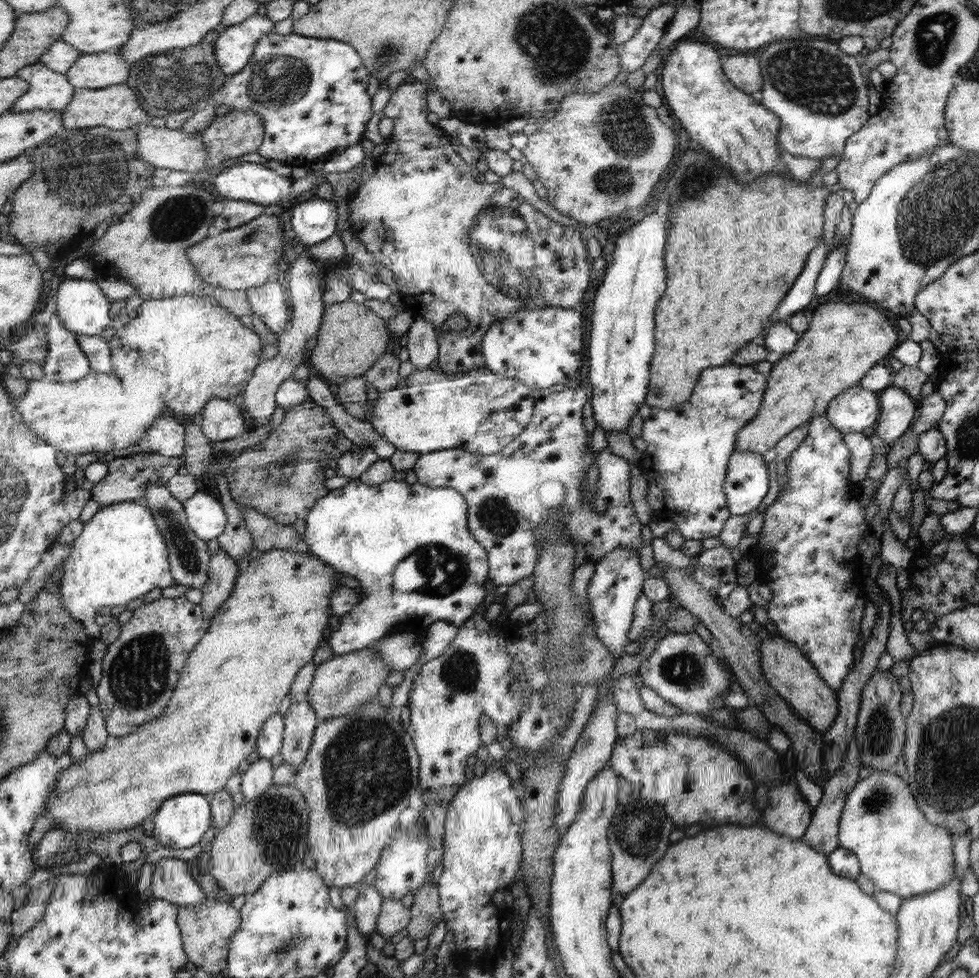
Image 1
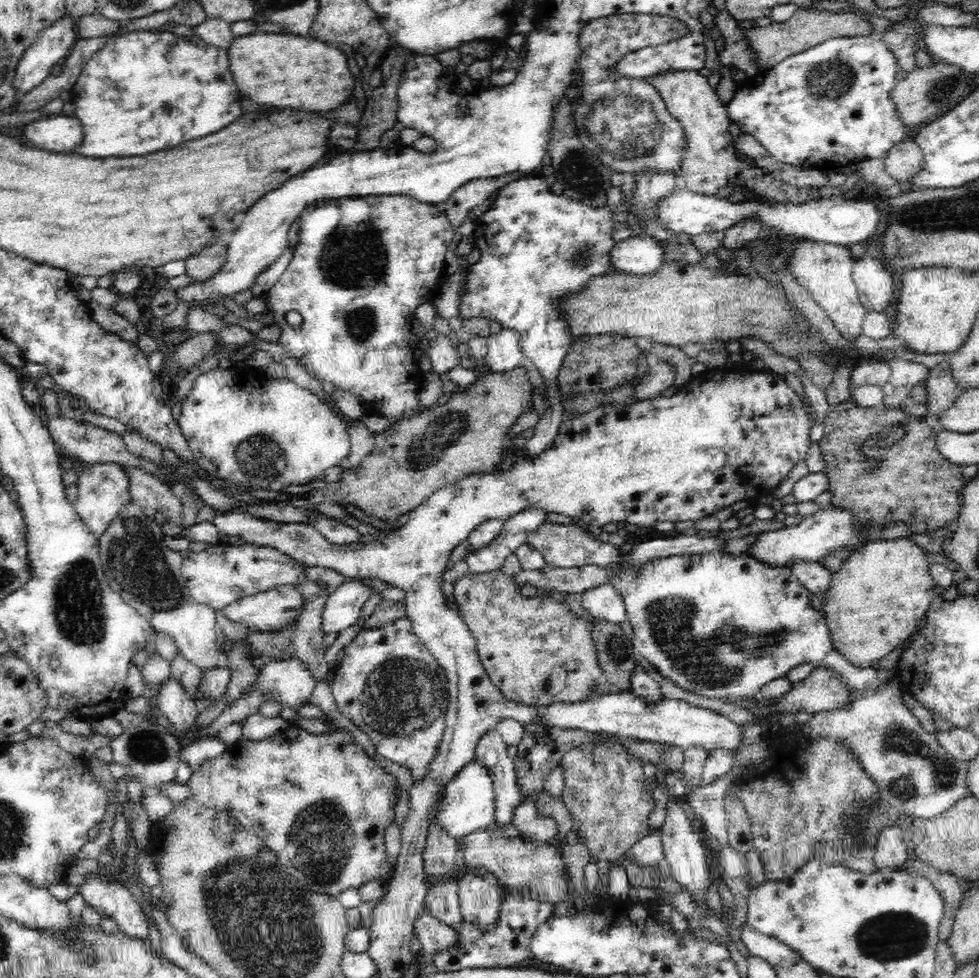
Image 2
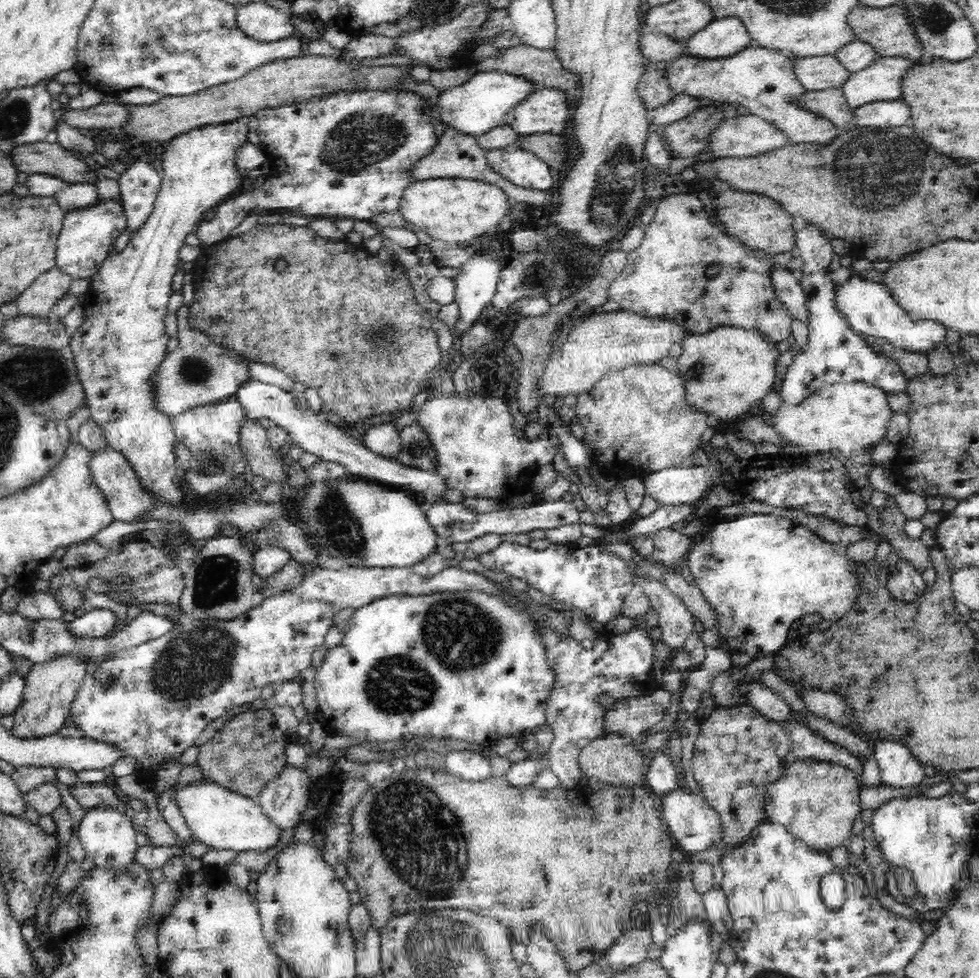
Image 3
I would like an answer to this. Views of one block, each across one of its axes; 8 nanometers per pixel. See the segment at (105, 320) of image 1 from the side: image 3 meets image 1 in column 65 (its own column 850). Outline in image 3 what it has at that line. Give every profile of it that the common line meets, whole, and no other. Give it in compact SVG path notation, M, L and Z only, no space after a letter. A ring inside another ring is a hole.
M854 275L842 285L836 285L836 288L839 312L843 314L843 318L846 318L851 328L863 338L885 339L894 347L910 352L922 352L926 355L936 351L939 345L946 341L946 325L932 320L910 319L910 315L898 307L883 284L867 281L862 276Z

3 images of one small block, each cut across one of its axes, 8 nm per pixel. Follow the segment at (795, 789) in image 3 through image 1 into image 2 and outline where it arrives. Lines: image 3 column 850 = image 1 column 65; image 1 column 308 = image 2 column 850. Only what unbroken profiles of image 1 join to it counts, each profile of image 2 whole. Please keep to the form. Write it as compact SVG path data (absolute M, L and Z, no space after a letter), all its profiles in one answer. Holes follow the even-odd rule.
M908 537L870 541L852 550L842 566L831 573L830 588L824 596L823 620L834 650L847 662L858 668L876 668L880 658L915 632L937 588L926 553Z

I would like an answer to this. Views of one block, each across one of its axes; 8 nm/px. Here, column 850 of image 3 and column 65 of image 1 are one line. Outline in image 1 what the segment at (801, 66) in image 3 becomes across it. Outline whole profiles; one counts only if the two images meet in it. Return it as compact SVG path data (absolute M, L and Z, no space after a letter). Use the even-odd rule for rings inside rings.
M118 51L82 54L65 75L76 89L98 90L127 84L131 67L131 62Z

